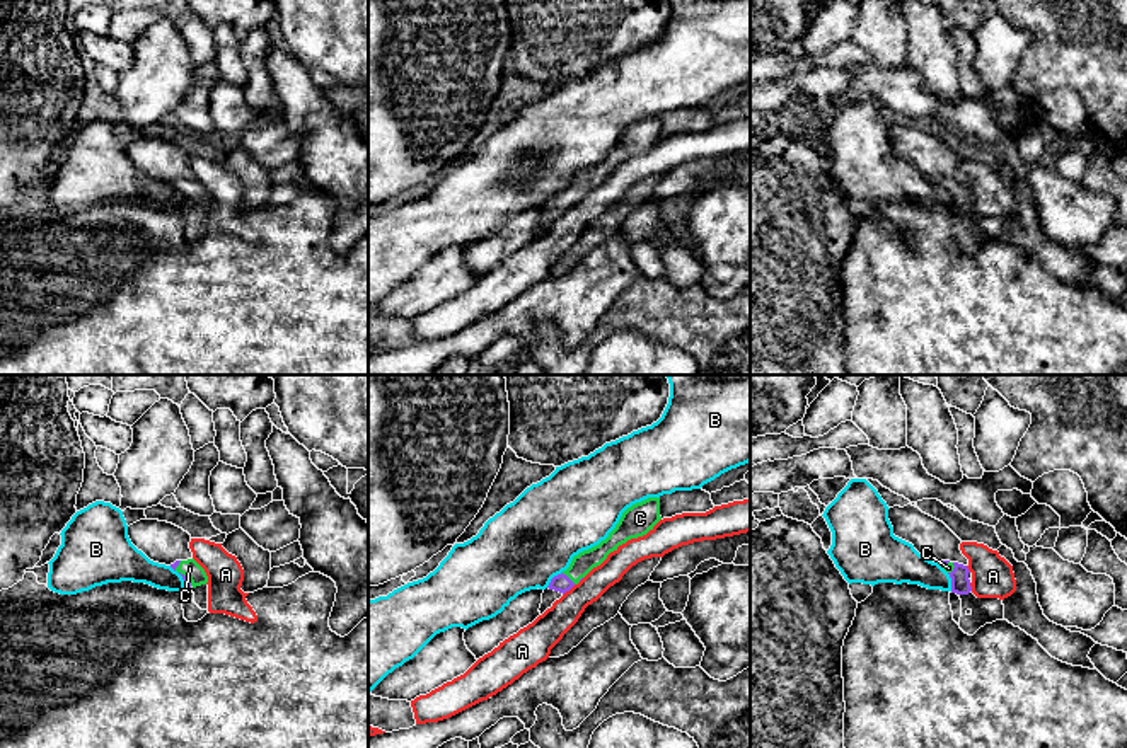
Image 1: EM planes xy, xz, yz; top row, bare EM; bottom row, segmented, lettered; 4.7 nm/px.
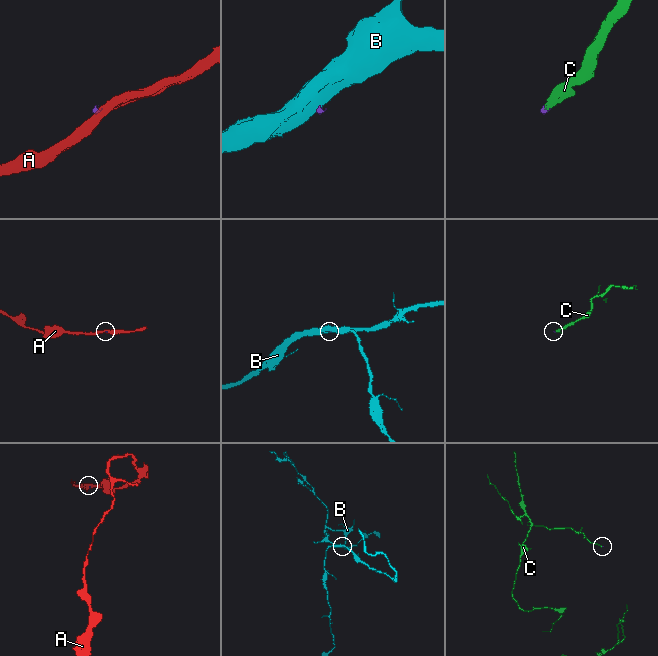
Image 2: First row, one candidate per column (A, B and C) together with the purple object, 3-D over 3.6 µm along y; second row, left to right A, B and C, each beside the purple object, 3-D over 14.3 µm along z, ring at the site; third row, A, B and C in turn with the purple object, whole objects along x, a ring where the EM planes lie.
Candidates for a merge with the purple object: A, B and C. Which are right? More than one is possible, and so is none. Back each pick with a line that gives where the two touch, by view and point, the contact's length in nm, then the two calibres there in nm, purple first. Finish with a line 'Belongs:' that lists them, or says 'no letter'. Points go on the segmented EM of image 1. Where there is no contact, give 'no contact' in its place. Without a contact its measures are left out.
C: xz (566, 576) | 90 nm | 90/100 nm
Belongs: C

